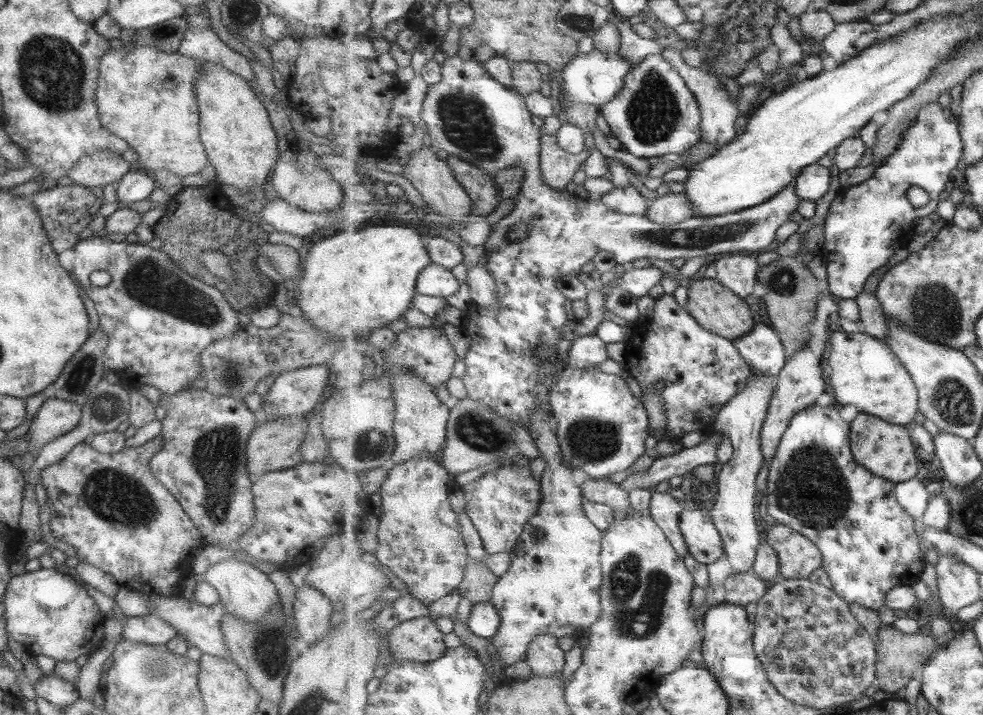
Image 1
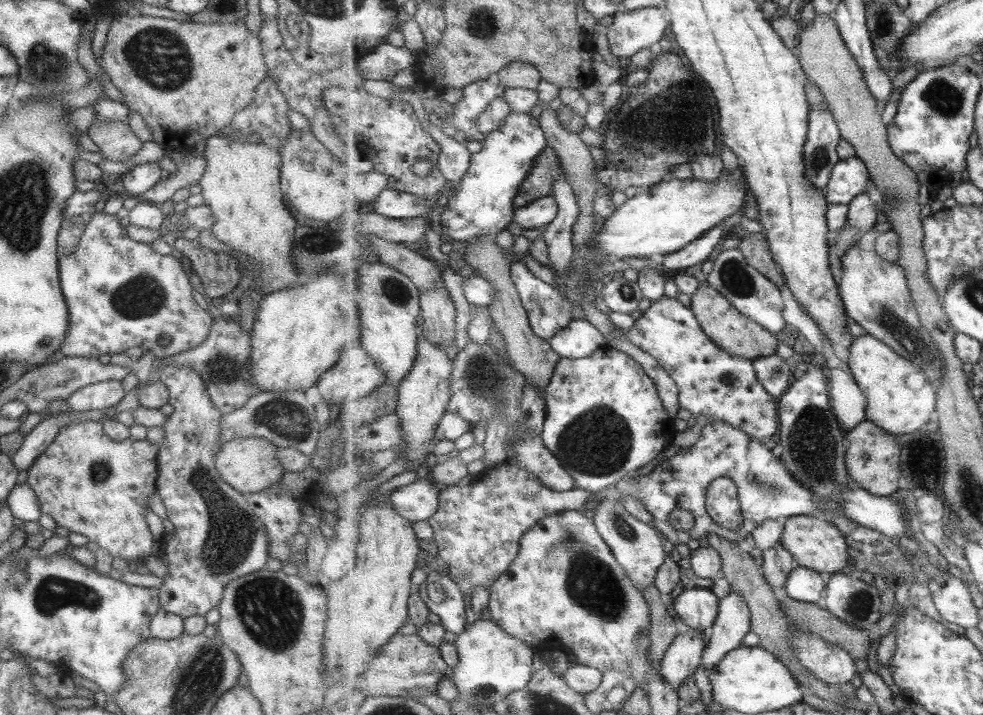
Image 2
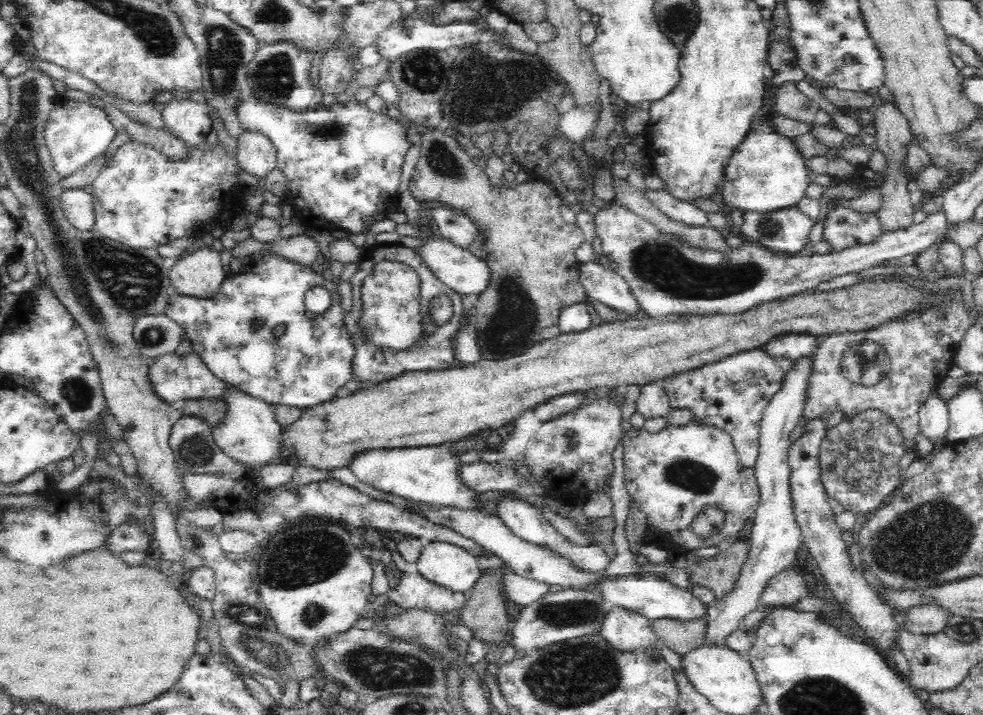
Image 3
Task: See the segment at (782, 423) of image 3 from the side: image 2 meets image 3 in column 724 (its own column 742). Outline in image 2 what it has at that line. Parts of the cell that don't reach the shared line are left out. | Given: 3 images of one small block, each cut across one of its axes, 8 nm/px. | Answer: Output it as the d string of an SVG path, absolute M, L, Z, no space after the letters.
M733 591L729 596L720 600L720 614L717 618L716 626L707 631L709 636L708 646L703 654L702 665L709 674L712 670L717 670L717 664L735 648L743 645L743 638L748 632L752 631L752 611L750 610L745 598L741 594Z

